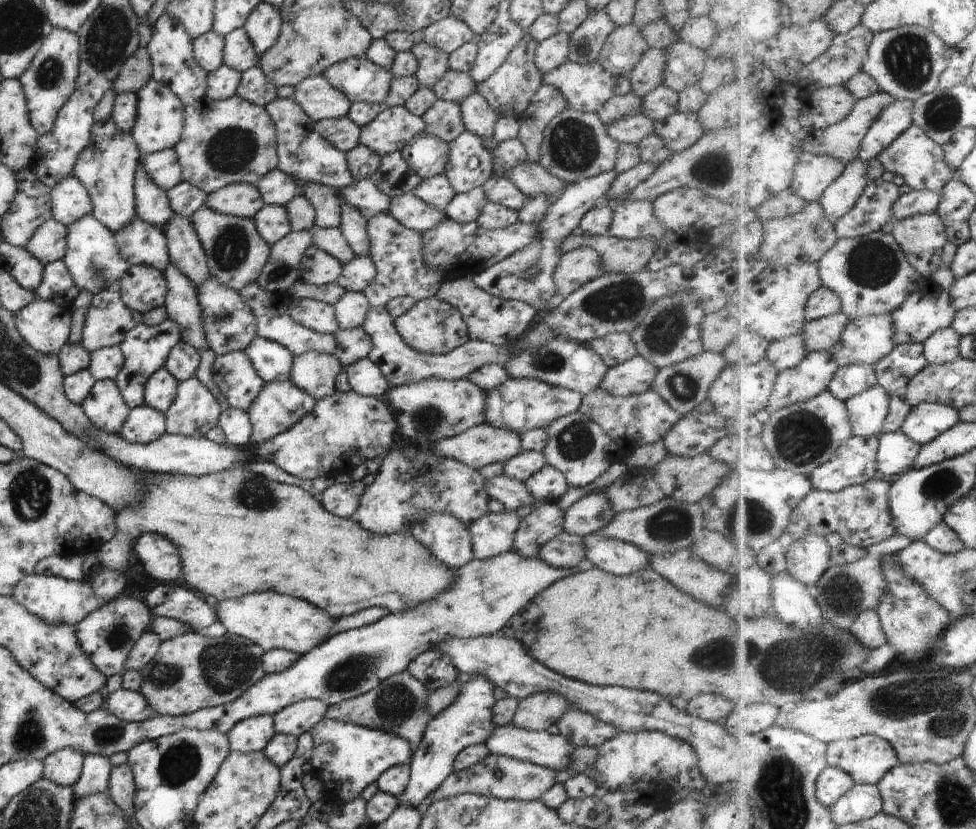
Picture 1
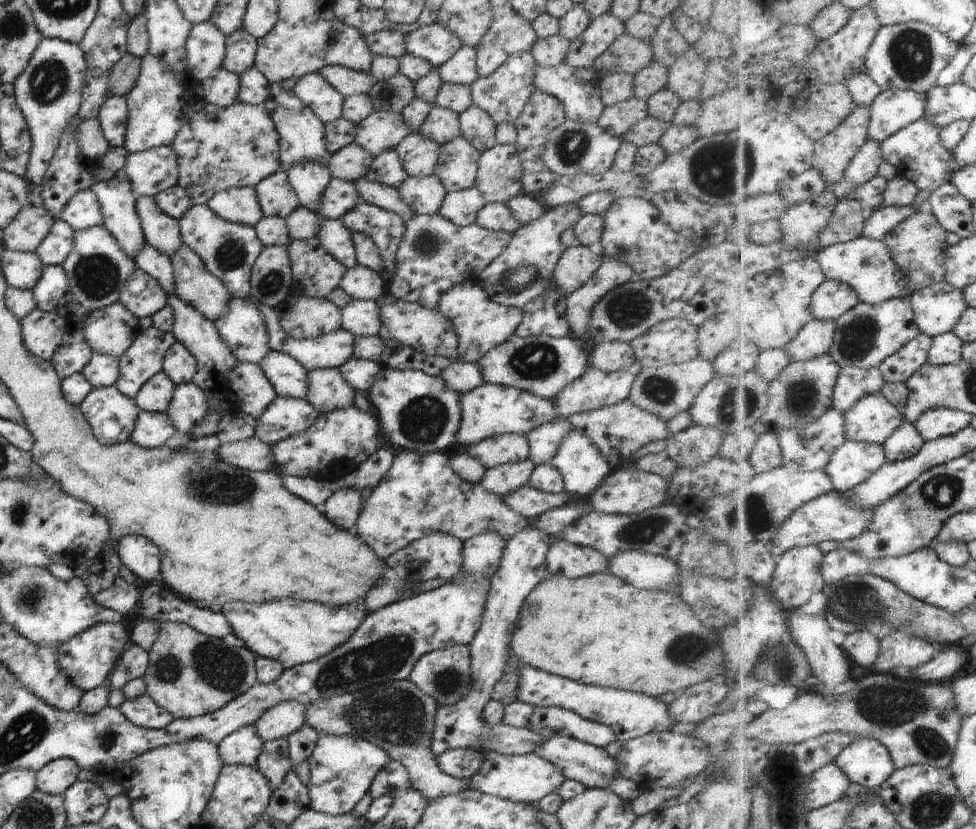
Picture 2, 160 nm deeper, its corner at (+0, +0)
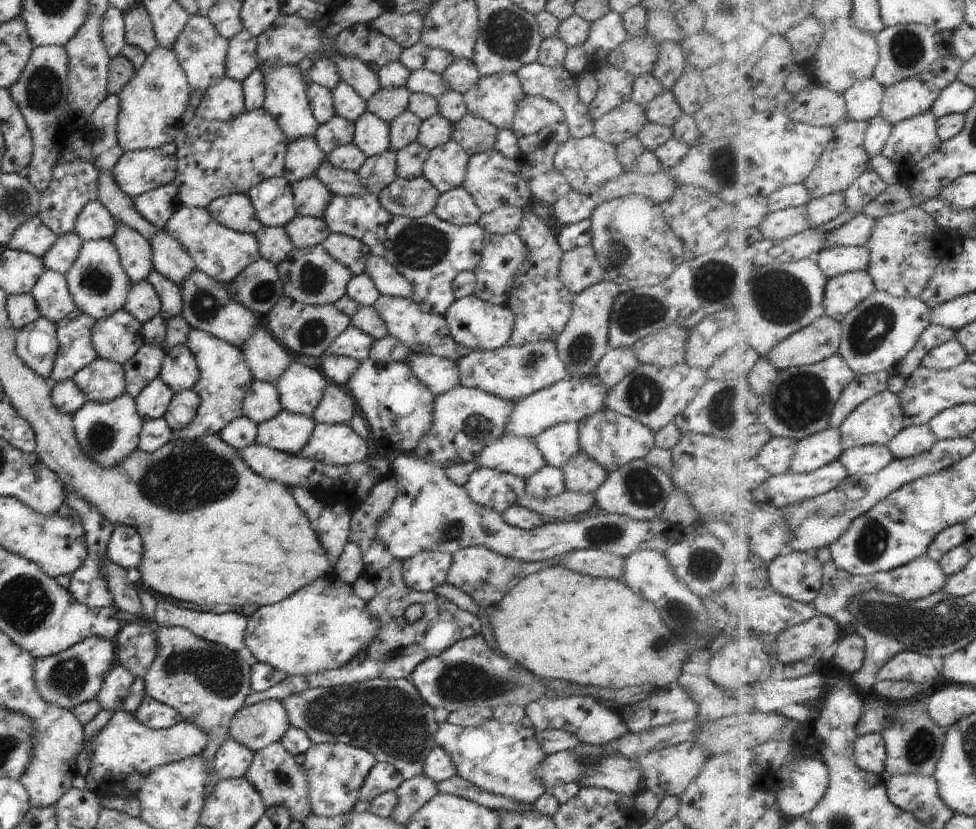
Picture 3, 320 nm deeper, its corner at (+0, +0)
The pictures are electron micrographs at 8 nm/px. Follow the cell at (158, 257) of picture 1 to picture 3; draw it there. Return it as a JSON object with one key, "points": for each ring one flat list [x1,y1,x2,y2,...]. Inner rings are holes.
{"points":[[155,269,150,270,146,280,154,288,156,294,158,294,158,299,162,306,161,317,164,320,174,318,174,316,182,313,181,292,176,282,172,282,170,278,162,276]]}

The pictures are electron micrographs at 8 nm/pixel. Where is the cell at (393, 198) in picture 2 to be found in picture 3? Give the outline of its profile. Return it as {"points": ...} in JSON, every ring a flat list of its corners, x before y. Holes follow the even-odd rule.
{"points":[[324,160,324,164,320,164,316,168,316,179,326,184,333,194,340,196,368,196,370,190,366,190,366,186,362,186,362,180,358,178,357,173,352,173,334,168]]}

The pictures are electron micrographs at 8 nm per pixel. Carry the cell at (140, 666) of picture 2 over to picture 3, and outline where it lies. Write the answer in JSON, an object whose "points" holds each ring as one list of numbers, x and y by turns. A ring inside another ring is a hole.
{"points":[[115,664,106,674,102,689,98,692,98,704,104,710,122,710,122,704,128,697,130,686,134,683,134,674,130,674,130,668,124,668,122,664]]}

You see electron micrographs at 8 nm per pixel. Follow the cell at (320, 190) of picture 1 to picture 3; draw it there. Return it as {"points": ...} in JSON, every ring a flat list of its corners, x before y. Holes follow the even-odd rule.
{"points":[[298,138,287,144,283,178,292,184,304,178,316,178,316,168,324,164,327,155,313,138]]}

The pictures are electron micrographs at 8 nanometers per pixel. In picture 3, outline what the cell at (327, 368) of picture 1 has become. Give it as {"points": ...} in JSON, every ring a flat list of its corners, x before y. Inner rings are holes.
{"points":[[328,382,311,416,317,424,349,424,357,411,356,400,344,386]]}

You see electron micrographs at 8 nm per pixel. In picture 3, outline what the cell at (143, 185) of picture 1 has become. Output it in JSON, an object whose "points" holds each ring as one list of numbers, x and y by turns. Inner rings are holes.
{"points":[[156,227,156,234,152,236,149,244,152,248,154,269,180,287,195,270,190,254,164,228]]}

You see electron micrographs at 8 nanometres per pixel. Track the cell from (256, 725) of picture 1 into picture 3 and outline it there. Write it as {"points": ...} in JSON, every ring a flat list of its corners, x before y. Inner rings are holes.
{"points":[[229,735,226,738,214,756,213,768,220,779,242,778,252,764,254,752]]}

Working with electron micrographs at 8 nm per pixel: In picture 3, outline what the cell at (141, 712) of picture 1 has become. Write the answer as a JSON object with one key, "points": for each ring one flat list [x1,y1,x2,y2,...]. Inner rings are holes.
{"points":[[145,695,134,712,134,717,138,722,152,729,168,729,170,726,184,720,176,710,166,704,154,700,149,695]]}

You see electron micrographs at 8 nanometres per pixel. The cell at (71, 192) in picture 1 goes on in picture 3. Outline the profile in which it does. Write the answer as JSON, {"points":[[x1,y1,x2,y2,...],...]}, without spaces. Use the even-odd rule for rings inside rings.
{"points":[[92,200,78,214,74,230,82,241,98,238,111,240,116,232,116,220,100,200]]}

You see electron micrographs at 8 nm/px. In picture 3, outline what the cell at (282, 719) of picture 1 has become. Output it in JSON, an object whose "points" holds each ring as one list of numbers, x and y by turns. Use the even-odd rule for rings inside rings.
{"points":[[264,700,238,710,230,722,228,735,256,753,281,741,290,726,286,706,280,701]]}

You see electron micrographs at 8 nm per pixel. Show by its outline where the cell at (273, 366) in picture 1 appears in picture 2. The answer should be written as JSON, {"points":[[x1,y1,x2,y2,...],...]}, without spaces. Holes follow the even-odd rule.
{"points":[[271,350,260,366,278,397,306,400,308,373,294,357]]}

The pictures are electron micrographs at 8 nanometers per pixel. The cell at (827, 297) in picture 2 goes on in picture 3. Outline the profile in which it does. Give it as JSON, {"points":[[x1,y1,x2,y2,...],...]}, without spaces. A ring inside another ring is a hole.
{"points":[[869,270,830,279,825,301,827,315,842,321,874,292,877,292,877,284]]}

